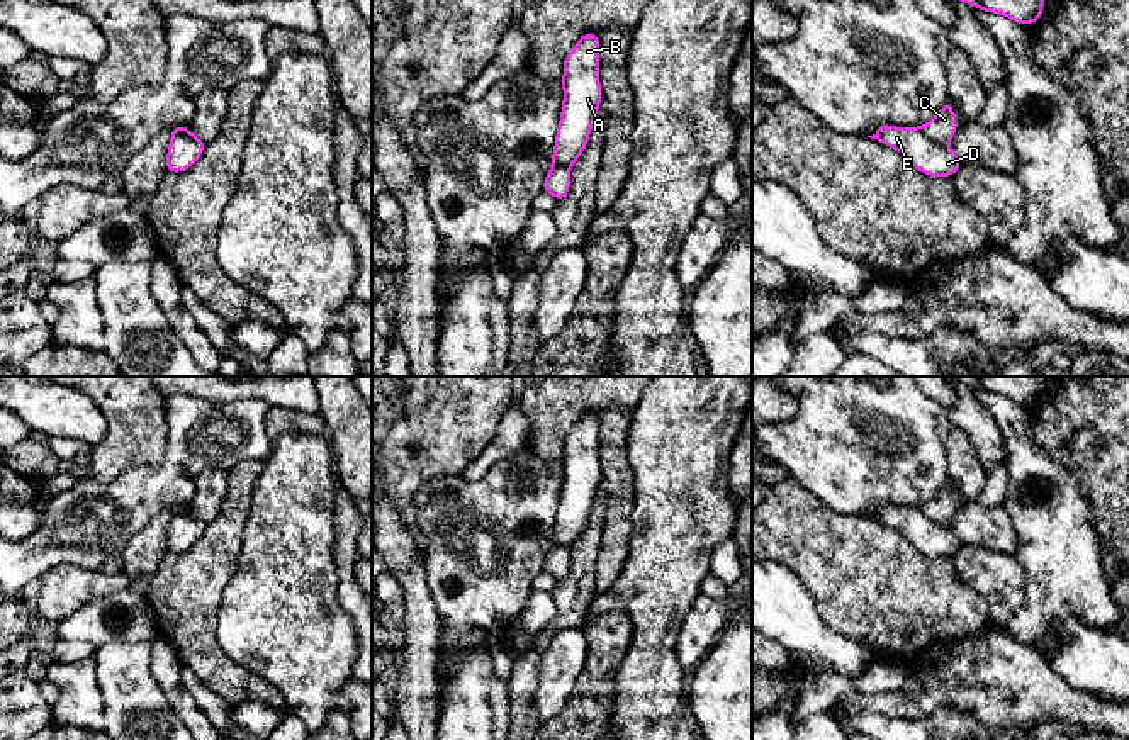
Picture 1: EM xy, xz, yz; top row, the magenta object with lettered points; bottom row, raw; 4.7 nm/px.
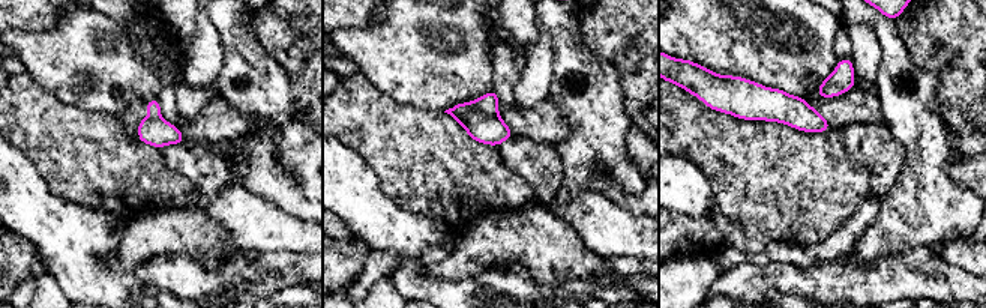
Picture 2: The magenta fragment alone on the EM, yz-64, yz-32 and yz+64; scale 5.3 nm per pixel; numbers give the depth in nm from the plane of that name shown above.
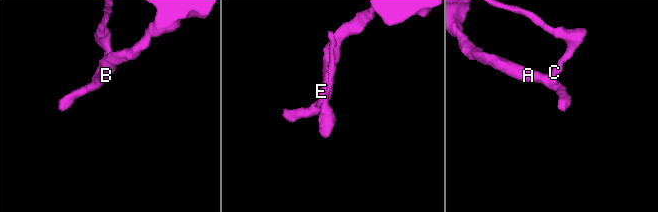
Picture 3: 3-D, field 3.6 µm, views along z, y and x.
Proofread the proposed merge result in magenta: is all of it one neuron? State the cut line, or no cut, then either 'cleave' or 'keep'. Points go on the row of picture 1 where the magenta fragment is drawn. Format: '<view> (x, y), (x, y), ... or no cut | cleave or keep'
yz (919, 128), (929, 138), (946, 146) | cleave

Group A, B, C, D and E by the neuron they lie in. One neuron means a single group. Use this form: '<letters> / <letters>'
A B D E / C

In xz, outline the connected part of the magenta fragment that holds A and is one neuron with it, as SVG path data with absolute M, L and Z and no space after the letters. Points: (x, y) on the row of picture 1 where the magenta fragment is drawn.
M582 34L564 59L564 102L555 136L552 166L570 168L587 146L601 105L598 34Z

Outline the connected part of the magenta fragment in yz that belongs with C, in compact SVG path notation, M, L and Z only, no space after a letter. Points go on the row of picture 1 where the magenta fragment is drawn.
M947 100L939 109L939 114L932 121L925 122L920 127L929 139L947 146L947 143L951 141L952 134L958 131L958 122L956 122L956 119L952 115L954 107L956 105Z

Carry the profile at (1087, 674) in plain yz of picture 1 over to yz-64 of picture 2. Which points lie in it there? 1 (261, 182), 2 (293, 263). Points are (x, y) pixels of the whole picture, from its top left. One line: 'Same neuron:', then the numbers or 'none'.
Same neuron: none

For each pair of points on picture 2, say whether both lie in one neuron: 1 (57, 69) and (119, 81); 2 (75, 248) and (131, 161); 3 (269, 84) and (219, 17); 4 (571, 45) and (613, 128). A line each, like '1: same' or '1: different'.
1: same
2: different
3: same
4: same

